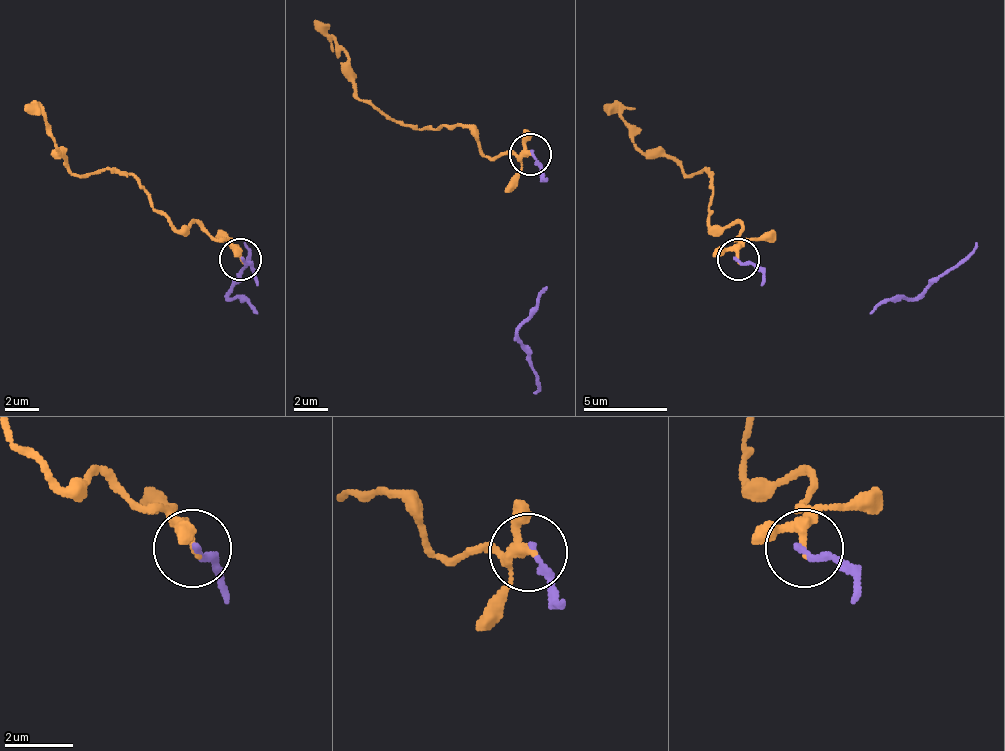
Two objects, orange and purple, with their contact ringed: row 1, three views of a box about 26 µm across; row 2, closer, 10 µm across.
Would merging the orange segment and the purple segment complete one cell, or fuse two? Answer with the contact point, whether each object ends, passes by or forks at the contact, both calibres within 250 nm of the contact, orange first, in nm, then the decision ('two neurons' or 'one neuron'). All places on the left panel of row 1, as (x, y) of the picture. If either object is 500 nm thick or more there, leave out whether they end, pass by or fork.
at (240, 259); orange passes by; purple ends there; 240 nm thick on the orange side, 200 nm on the other; one neuron

